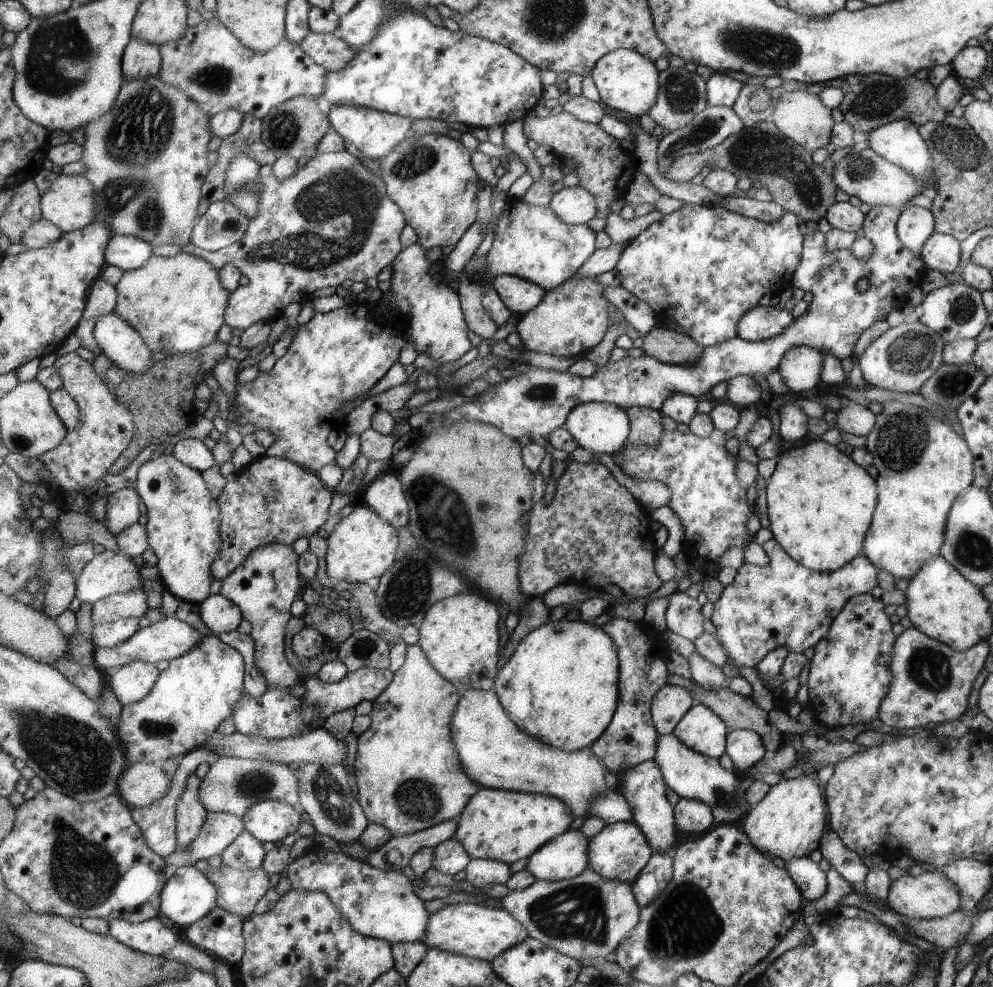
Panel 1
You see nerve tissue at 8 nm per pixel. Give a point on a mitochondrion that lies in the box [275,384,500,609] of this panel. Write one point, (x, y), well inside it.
(438, 502)

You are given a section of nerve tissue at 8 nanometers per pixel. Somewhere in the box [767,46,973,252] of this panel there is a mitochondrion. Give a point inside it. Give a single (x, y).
(873, 100)

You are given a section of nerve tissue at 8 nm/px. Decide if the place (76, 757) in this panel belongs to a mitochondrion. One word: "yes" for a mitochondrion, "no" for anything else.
yes

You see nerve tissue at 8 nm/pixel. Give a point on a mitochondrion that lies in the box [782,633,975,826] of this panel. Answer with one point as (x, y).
(929, 668)

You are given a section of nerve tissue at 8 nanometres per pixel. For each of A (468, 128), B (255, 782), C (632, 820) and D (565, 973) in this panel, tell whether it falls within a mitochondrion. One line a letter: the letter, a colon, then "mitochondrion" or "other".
A: other
B: mitochondrion
C: other
D: other

